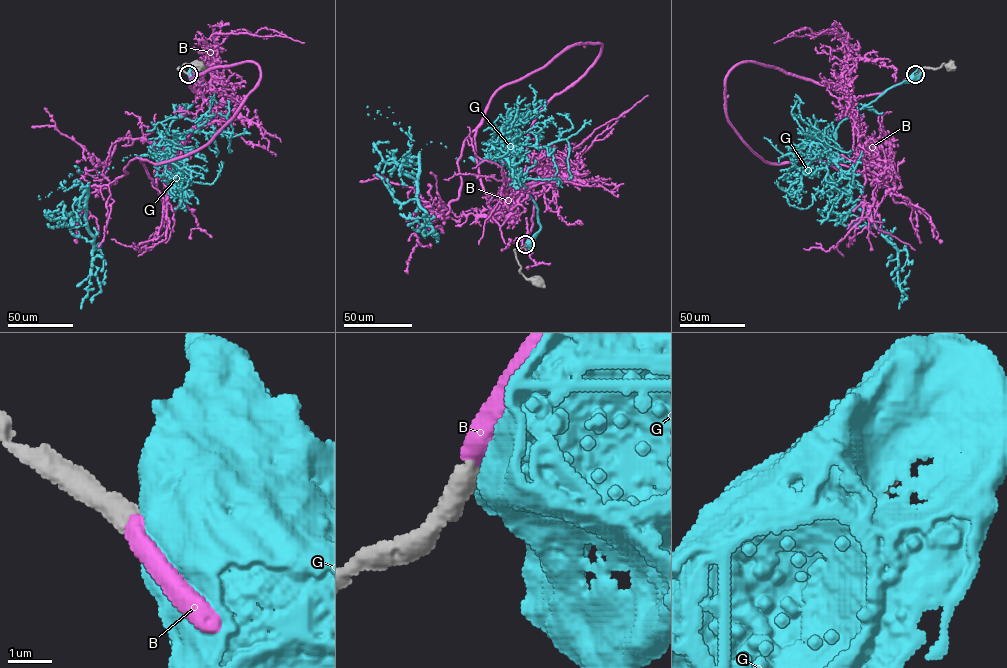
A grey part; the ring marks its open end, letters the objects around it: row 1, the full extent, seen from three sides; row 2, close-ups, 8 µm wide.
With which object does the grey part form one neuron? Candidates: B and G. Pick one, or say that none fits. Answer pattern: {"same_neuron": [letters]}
{"same_neuron": ["B"]}

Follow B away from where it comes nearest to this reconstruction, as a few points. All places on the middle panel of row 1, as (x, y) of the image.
B: (525, 244), (534, 178), (548, 176), (490, 214), (475, 130), (446, 213), (383, 177), (359, 182)

